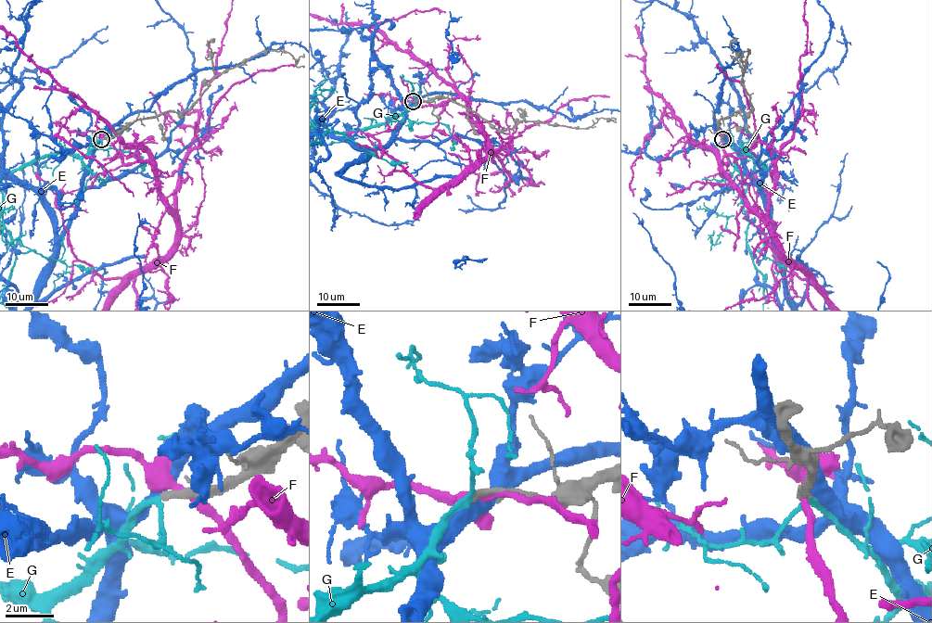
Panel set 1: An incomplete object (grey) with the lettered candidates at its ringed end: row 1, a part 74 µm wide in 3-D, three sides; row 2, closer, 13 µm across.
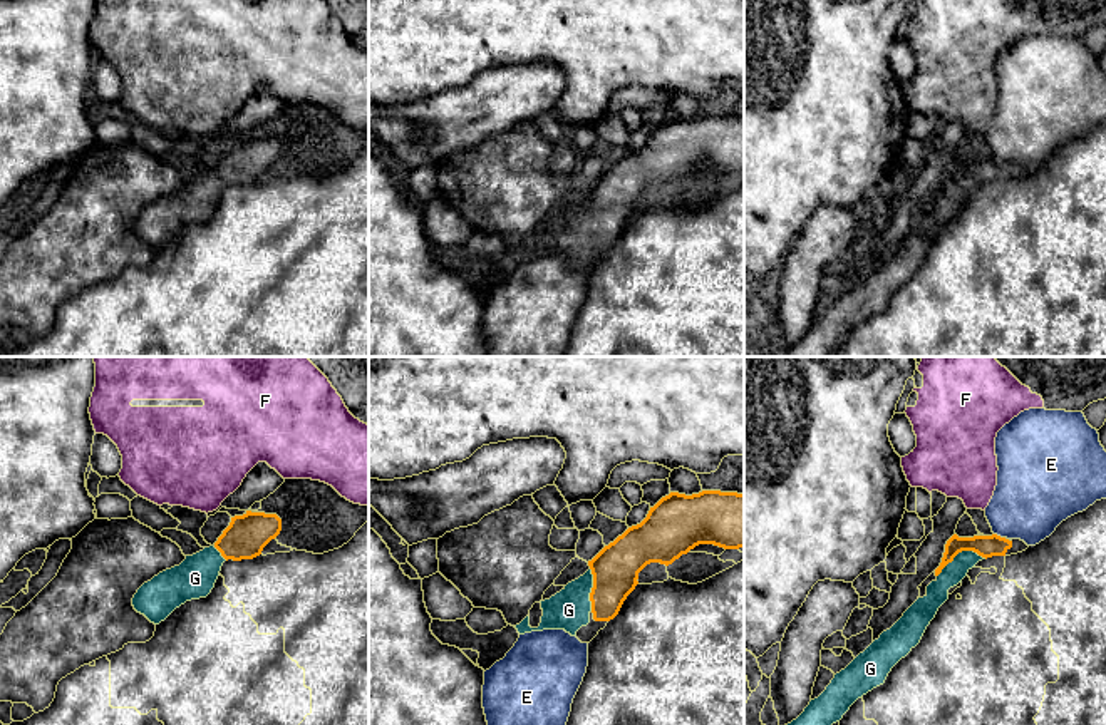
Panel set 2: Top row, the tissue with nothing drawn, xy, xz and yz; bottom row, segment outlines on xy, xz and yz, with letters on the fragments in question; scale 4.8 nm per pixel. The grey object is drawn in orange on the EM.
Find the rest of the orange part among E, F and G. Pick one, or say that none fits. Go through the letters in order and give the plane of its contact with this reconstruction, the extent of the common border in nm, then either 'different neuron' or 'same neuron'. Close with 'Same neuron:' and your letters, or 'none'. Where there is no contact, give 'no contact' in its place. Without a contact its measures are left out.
E: contact in yz; length 60 nm; different neuron
F: no contact; different neuron
G: contact in yz; length 260 nm; same neuron
Same neuron: G

